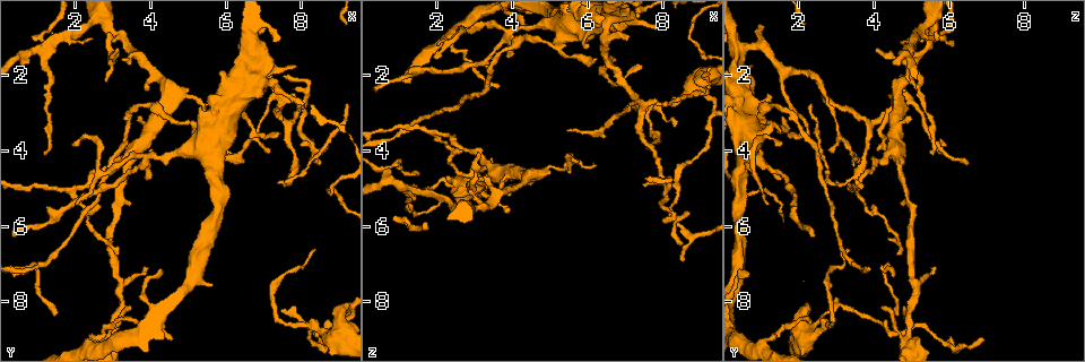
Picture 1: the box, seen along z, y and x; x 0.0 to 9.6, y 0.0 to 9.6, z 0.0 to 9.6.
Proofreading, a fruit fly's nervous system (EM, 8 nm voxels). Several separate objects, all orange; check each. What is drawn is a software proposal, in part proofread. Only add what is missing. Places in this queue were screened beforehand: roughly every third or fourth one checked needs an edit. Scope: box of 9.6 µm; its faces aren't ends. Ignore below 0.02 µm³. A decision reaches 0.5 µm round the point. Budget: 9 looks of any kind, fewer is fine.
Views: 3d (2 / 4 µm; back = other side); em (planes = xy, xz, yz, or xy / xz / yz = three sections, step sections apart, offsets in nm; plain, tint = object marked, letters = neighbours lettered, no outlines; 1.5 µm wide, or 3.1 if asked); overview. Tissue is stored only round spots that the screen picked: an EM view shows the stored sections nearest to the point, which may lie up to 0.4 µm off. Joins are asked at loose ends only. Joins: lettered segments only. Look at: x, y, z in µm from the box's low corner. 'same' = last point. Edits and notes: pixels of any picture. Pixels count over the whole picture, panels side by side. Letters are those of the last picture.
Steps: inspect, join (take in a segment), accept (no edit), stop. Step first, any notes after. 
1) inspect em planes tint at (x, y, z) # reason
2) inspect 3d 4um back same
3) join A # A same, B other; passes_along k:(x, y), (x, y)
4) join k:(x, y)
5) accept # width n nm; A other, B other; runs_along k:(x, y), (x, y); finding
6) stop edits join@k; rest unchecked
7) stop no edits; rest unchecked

inspect 3d 4um at (3.85, 2.35, 5.25) # an open end

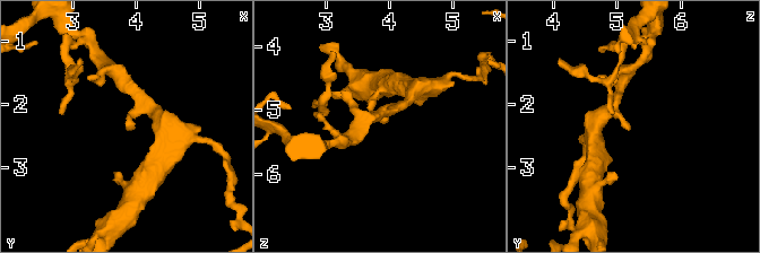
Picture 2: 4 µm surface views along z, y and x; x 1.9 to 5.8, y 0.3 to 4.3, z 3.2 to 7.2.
inspect em yz step 4 tint at (3.85, 2.40, 5.20) # need the tissue

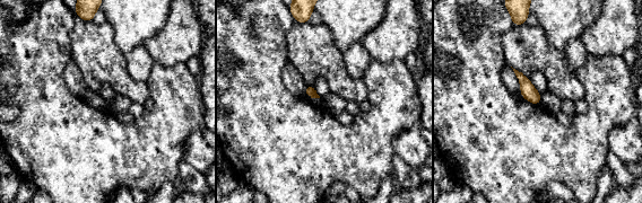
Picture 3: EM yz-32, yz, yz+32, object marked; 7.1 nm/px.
inspect em planes letters same # cut it another way

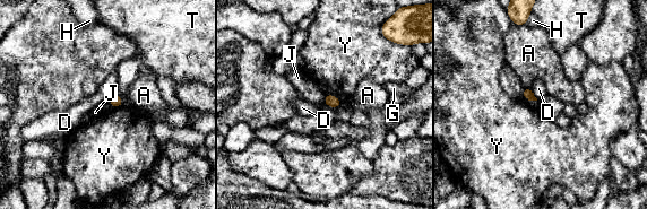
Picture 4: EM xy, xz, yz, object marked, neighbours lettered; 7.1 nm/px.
accept # longest_contact Y 150 nm; A other, D other, G other, H other, J other, T other, Y other; none of them fits

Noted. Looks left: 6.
inspect em xz step 8 letters at (6.20, 4.15, 4.35) # long arm stops here

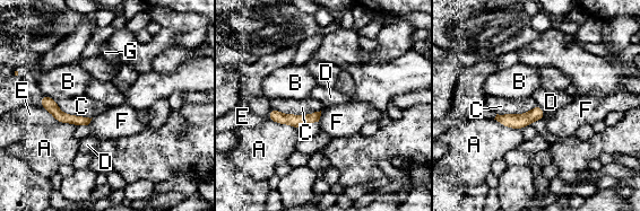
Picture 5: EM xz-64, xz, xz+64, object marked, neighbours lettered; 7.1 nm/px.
inspect em planes letters same # another direction

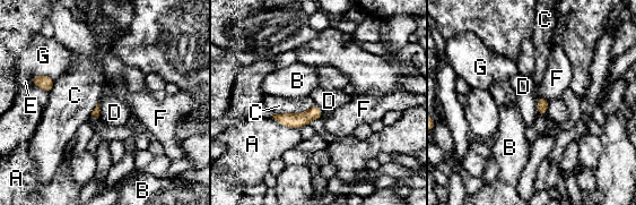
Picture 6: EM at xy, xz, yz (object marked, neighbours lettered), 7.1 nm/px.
accept # A other, B other, C other, D other, E other, F other, G other; border 6:(536, 97), (538, 112), (541, 116); none of them fits

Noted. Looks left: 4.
inspect 3d 2um at (4.00, 7.15, 5.60) # tapers out

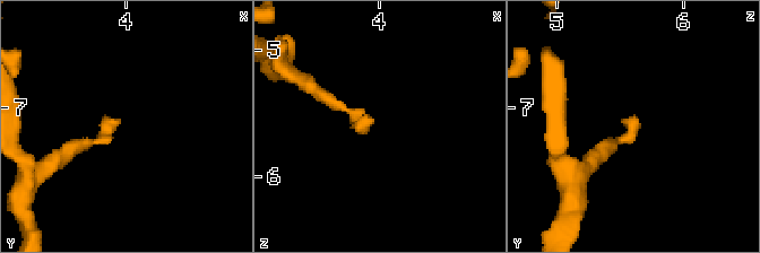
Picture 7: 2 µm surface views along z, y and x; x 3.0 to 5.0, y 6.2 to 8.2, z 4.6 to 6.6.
inspect em xy step 8 tint at (3.98, 7.14, 5.56) # shape alone is not enough

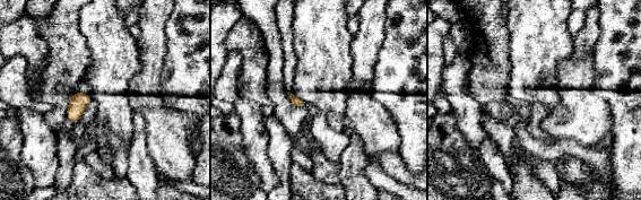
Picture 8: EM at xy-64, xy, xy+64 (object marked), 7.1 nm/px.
inspect em planes letters same # cut it another way

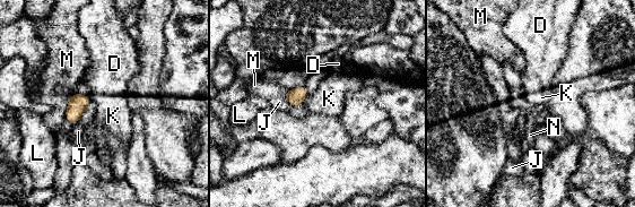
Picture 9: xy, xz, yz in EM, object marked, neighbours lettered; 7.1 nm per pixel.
accept # width 120 nm; D other, J other, K other, L other, M other, N other; border 9:(306, 97), (294, 108); none of them fits

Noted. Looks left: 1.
stop no edits; rest unchecked

